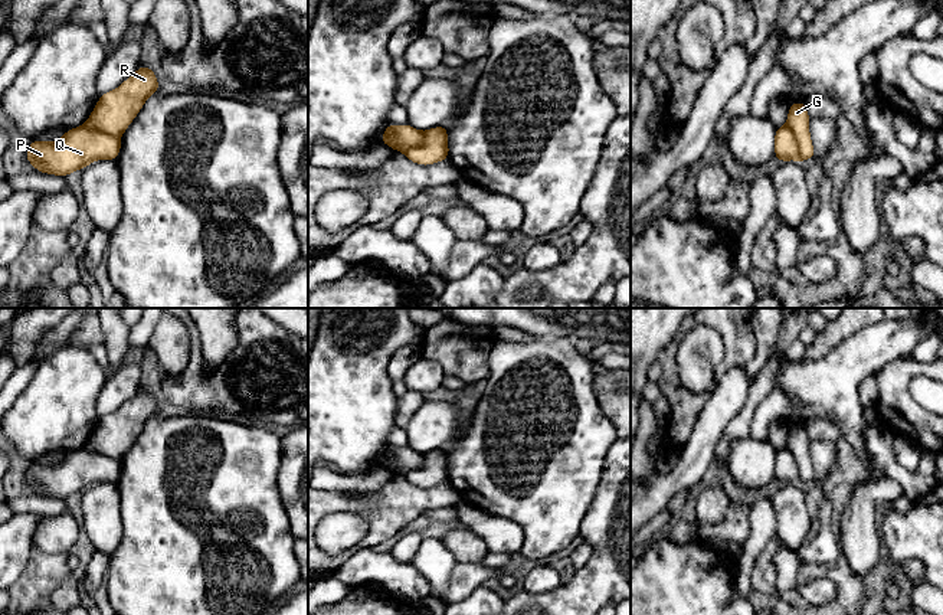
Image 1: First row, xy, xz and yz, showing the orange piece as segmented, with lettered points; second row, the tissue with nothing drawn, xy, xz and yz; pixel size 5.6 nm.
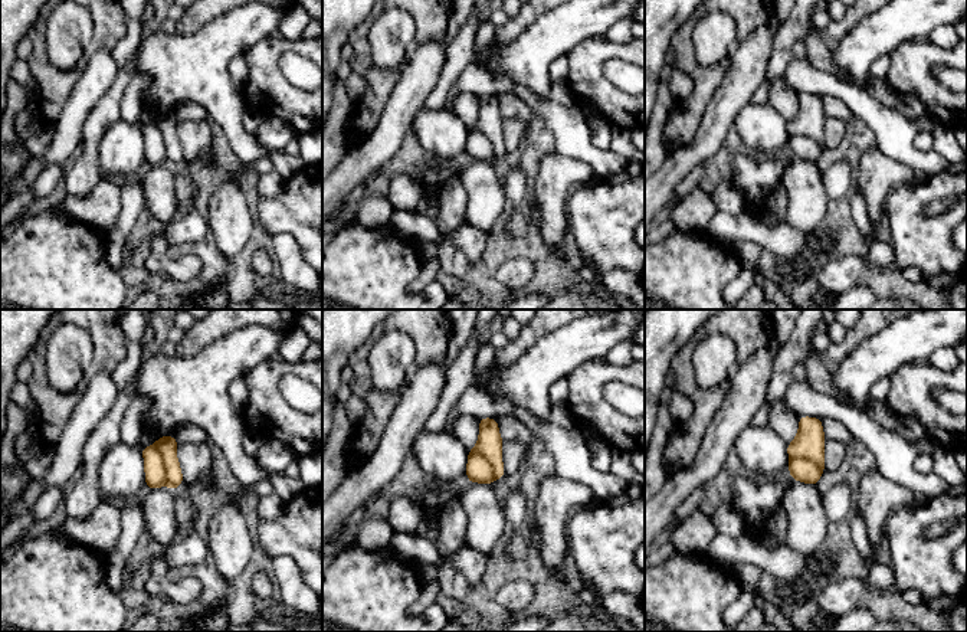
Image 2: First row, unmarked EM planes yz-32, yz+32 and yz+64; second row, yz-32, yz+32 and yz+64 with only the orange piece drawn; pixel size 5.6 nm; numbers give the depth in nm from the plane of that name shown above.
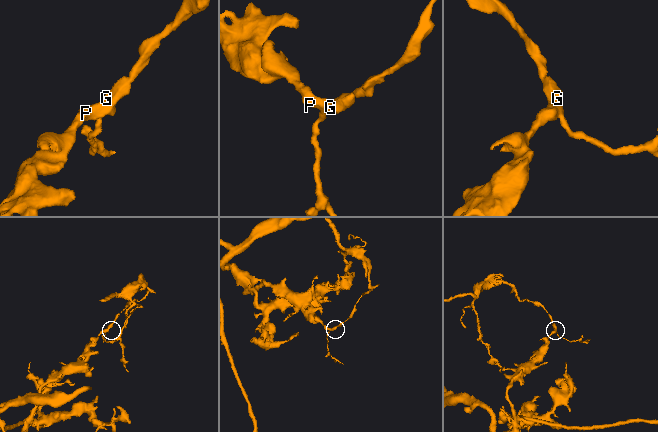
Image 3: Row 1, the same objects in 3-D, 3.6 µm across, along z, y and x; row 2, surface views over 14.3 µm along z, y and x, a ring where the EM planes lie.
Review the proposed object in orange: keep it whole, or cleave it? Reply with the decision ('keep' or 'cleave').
cleave

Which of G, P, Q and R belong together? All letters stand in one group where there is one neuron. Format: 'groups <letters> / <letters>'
groups G R / P Q

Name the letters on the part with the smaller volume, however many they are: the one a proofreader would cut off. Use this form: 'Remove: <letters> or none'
Remove: G, R

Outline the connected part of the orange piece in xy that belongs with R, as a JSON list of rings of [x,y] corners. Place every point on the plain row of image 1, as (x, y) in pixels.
[[[141,387],[118,410],[99,418],[85,448],[108,458],[121,459],[150,418],[160,415],[154,393]]]

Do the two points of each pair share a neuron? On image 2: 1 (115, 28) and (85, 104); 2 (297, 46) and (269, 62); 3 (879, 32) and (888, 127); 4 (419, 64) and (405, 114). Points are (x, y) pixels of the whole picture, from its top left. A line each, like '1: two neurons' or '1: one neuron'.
1: two neurons
2: one neuron
3: two neurons
4: one neuron

